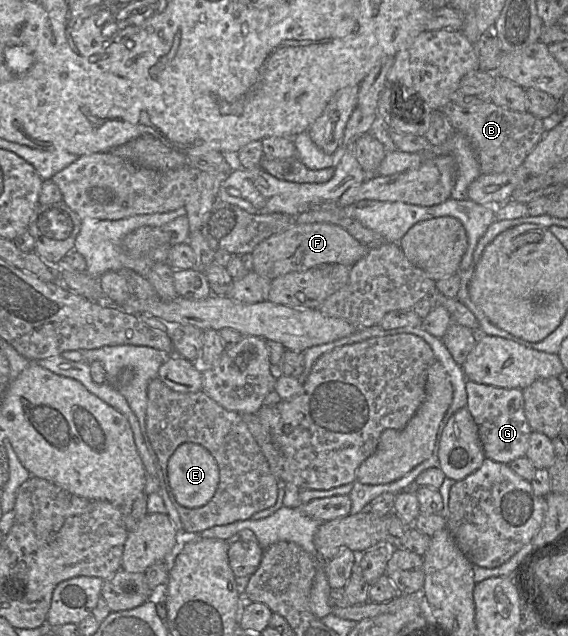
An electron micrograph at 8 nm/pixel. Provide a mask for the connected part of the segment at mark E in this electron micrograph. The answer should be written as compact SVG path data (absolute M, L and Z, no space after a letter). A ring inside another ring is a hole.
M196 443L179 445L168 460L167 476L177 502L188 509L206 505L214 496L219 483L219 467L211 453Z

